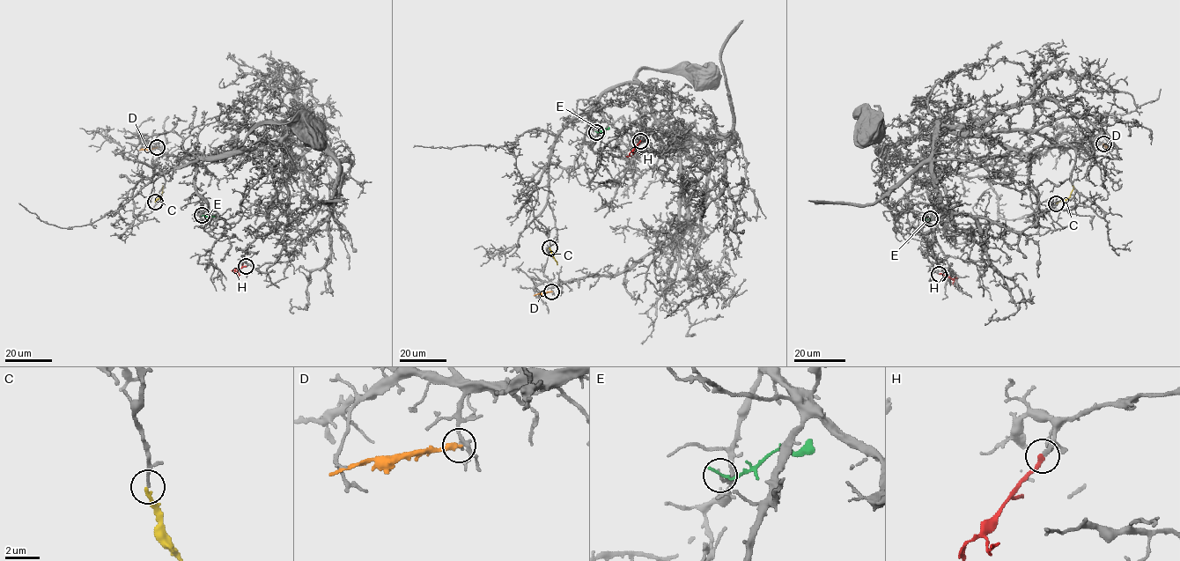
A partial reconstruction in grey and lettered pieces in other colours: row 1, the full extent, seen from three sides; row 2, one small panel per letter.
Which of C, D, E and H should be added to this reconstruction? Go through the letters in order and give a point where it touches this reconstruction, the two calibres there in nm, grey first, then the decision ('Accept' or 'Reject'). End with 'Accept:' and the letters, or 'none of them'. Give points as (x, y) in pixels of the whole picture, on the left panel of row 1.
C: Touches grey at (155, 202). Thickness 160 nm (grey) against 200 nm. Reject
D: Touches grey at (157, 147). Thickness 200 nm (grey) against 280 nm. Reject
E: Touches grey at (202, 215). Thickness 110 nm (grey) against 180 nm. Reject
H: Touches grey at (246, 266). Thickness 200 nm (grey) against 280 nm. Accept
Accept: H

